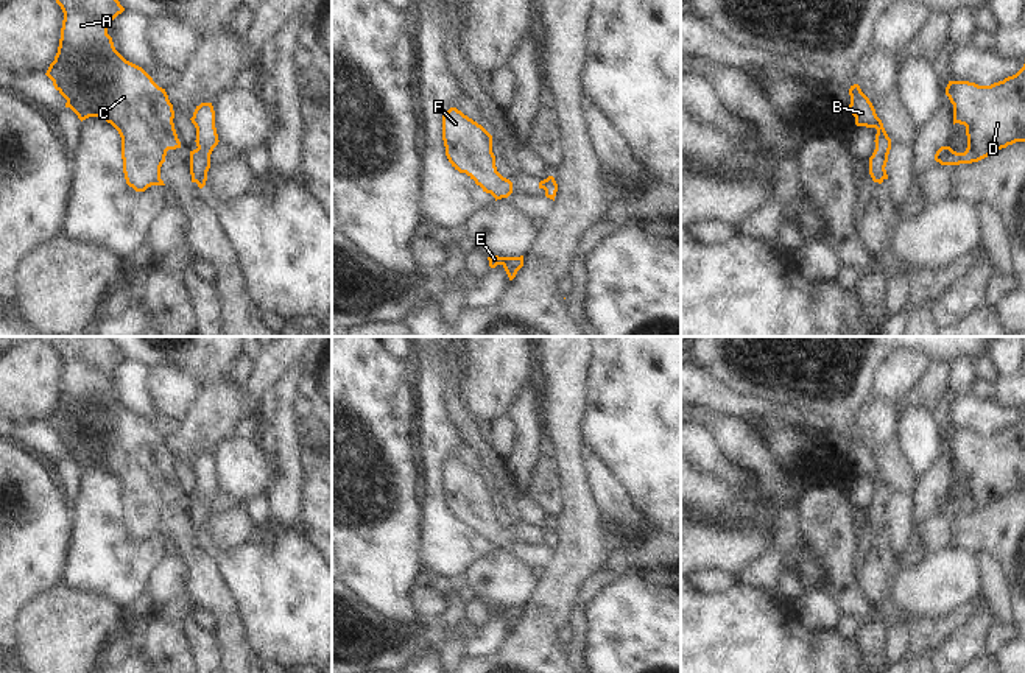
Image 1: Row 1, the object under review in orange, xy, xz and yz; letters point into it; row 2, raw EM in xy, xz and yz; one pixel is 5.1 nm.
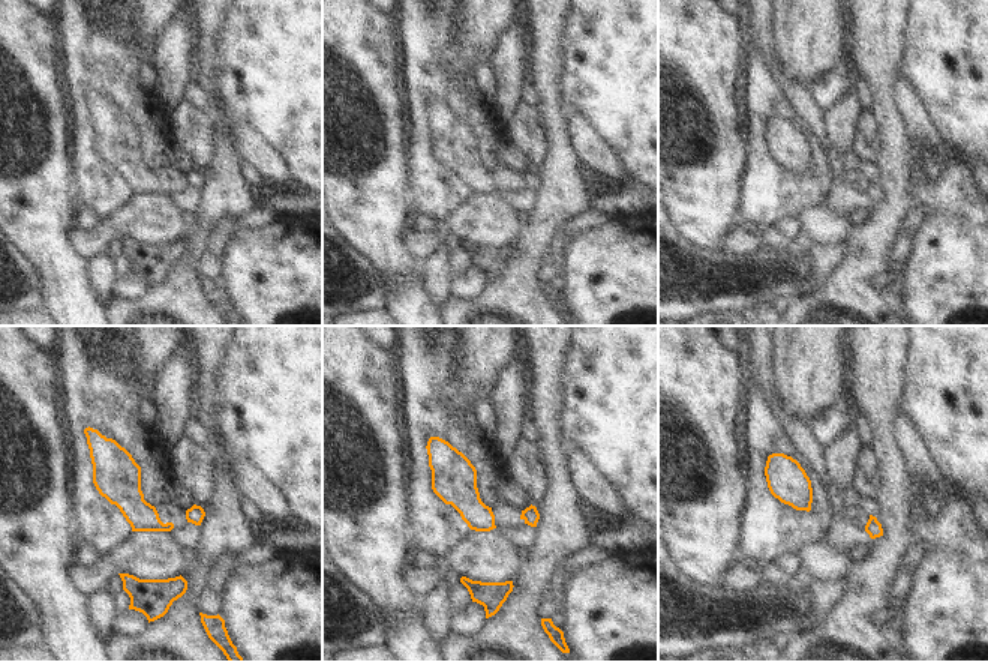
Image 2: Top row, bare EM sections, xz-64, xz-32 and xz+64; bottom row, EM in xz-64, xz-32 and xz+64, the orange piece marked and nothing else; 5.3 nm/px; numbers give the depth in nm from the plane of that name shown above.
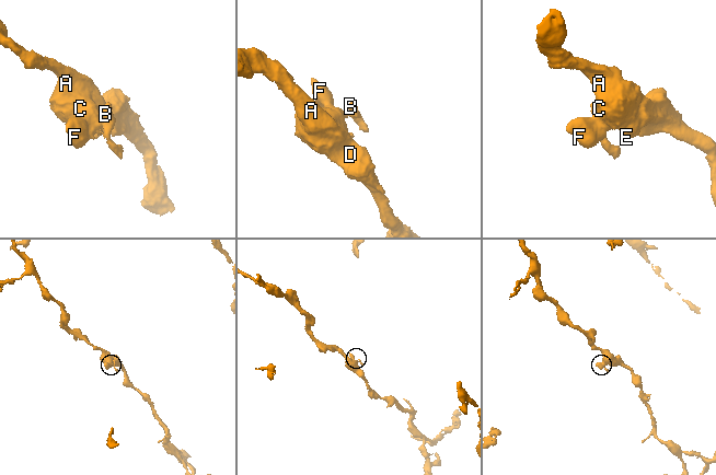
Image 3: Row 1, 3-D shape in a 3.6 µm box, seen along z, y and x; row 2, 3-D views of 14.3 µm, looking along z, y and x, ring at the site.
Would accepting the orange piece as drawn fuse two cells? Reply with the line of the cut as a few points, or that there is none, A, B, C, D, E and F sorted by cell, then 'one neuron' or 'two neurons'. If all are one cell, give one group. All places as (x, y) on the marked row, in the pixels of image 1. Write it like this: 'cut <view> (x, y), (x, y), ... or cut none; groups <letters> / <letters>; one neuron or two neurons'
cut xz (544, 181), (541, 187); groups A C D E F / B; two neurons

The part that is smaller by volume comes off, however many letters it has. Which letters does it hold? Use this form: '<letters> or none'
B

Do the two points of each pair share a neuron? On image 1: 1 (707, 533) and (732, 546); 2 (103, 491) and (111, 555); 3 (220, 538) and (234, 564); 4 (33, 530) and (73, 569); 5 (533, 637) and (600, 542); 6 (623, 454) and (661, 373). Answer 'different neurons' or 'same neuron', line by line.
1: same neuron
2: same neuron
3: different neurons
4: different neurons
5: same neuron
6: same neuron

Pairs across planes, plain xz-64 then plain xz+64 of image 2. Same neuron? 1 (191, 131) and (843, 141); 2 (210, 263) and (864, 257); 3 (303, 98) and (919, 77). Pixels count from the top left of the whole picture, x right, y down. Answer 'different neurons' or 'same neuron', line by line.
1: different neurons
2: different neurons
3: same neuron

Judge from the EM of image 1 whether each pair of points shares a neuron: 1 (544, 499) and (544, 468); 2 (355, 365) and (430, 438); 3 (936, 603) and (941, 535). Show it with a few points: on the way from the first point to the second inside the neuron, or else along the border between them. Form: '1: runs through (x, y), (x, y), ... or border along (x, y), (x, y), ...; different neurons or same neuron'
1: runs through (544, 491), (544, 475); same neuron
2: border along (413, 384), (415, 427); different neurons
3: border along (927, 552), (966, 550), (975, 555); different neurons

